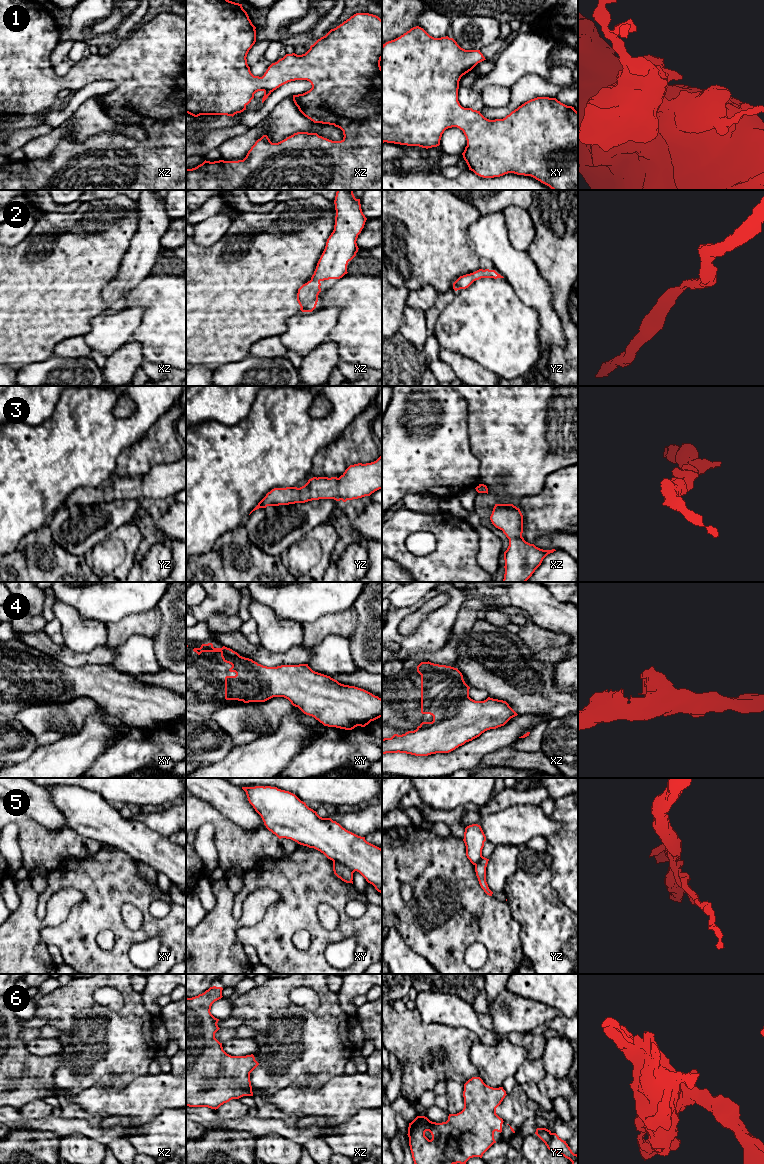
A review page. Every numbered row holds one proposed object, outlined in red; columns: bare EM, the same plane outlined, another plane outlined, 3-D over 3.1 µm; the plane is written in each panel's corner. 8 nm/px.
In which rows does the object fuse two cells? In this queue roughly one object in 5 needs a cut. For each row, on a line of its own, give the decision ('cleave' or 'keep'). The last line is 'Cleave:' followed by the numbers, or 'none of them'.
1: keep
2: keep
3: keep
4: keep
5: cleave
6: keep
Cleave: 5

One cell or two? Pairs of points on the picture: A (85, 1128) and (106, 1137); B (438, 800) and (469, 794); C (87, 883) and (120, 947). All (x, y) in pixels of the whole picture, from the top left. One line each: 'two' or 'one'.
A: one
B: one
C: one

